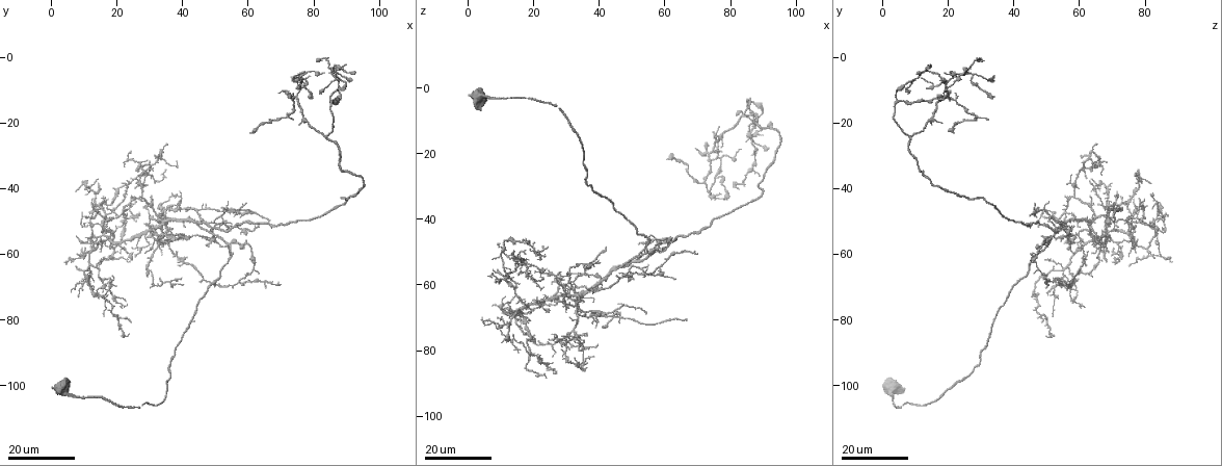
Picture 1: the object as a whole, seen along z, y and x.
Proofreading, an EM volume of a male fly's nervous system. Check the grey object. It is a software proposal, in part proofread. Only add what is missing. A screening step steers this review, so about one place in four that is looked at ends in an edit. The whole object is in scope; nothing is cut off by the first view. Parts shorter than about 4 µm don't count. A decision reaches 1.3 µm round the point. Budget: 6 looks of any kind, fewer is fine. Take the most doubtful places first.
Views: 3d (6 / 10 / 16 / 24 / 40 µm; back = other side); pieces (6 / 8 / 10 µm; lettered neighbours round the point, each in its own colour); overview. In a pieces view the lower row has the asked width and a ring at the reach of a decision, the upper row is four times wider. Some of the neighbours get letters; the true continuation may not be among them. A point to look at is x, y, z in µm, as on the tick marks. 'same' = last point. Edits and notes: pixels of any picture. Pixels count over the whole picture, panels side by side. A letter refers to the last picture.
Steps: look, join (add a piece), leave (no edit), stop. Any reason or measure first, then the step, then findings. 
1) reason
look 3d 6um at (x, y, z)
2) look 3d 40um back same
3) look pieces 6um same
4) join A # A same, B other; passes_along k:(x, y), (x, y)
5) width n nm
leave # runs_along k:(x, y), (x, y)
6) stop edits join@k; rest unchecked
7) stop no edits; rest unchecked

an open end
look 3d 16um at (73.5, 19.5, 32.5)

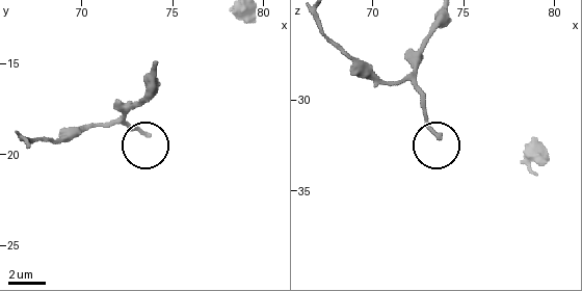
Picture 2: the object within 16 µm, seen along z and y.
look pieces 8um at (73.6, 19.0, 32.0)

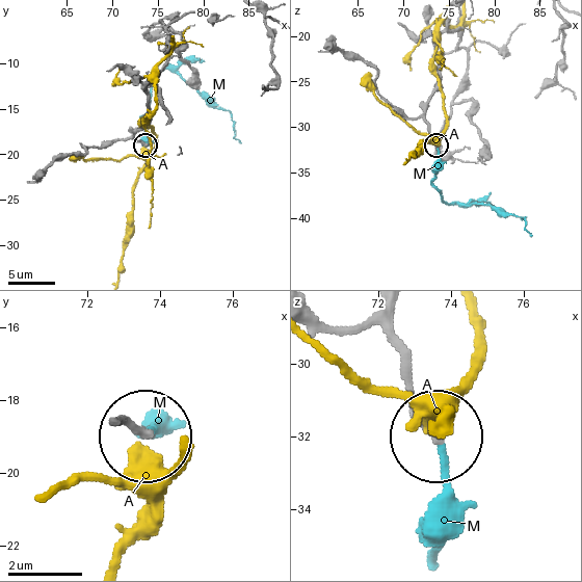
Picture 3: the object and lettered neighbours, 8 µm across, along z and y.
join M # A other, M same; passes_along 3:(427, 123), (439, 154), (433, 182), (441, 199), (503, 209); it goes on there

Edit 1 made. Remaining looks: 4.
look overview

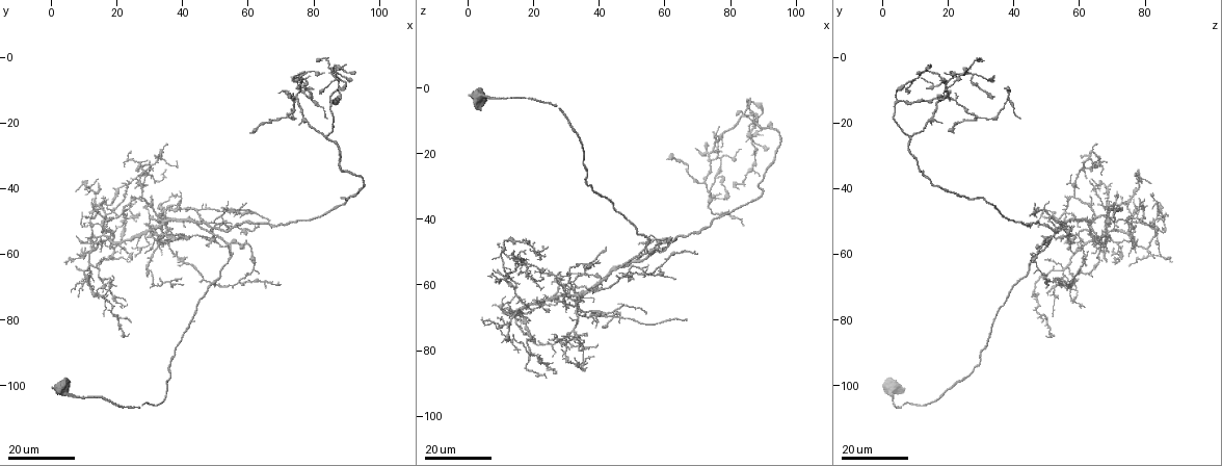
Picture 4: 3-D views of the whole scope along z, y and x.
branch stops here
look 3d 24um at (54.5, 59.0, 69.0)

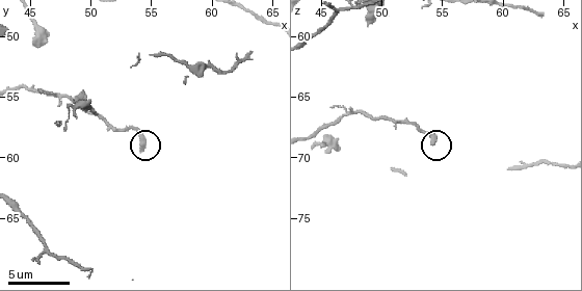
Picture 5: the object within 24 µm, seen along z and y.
look pieces 10um at (54.2, 59.4, 68.6)

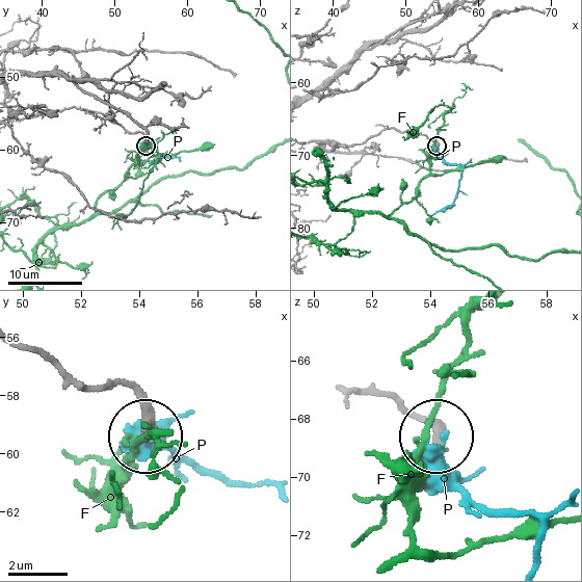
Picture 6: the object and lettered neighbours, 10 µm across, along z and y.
width 320 nm
leave # F other, P other; no lettered piece goes on from it

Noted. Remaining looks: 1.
stop edits join@3; rest unchecked

